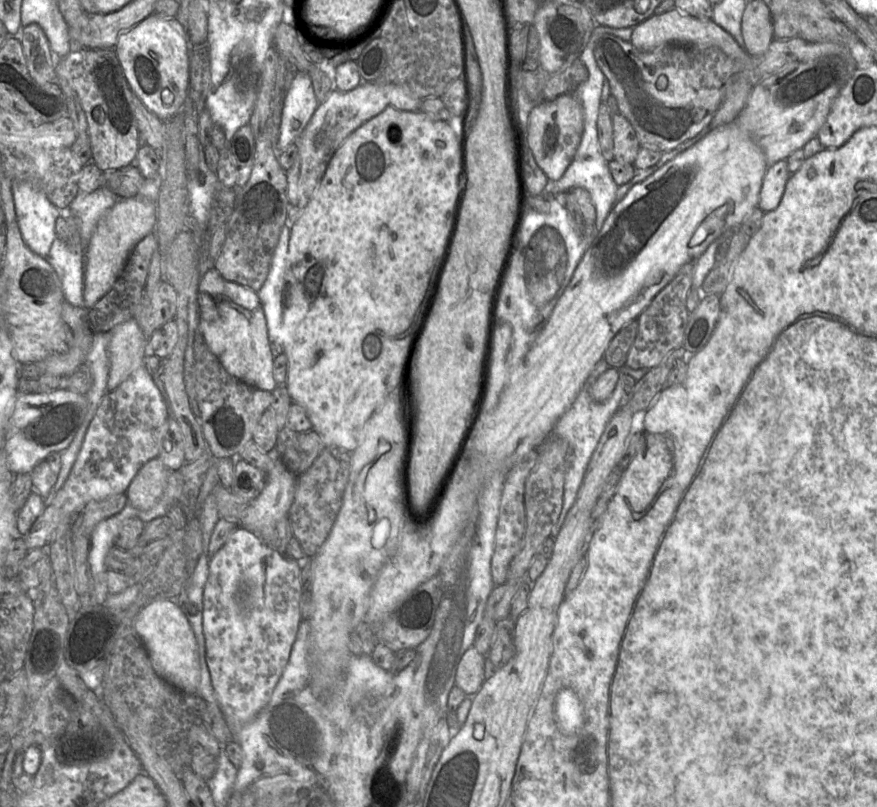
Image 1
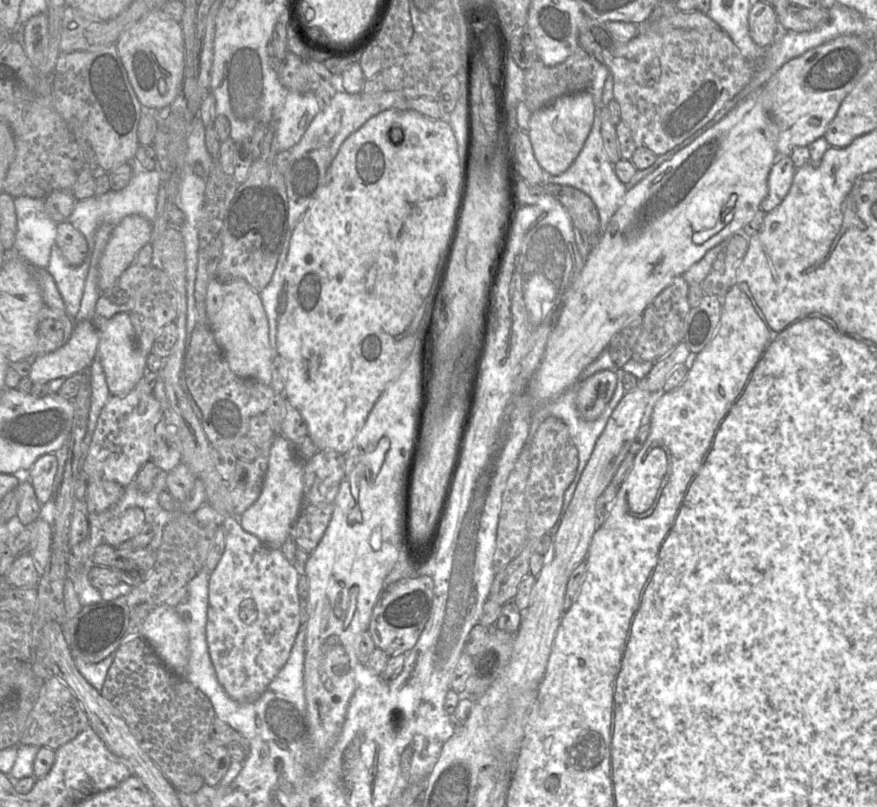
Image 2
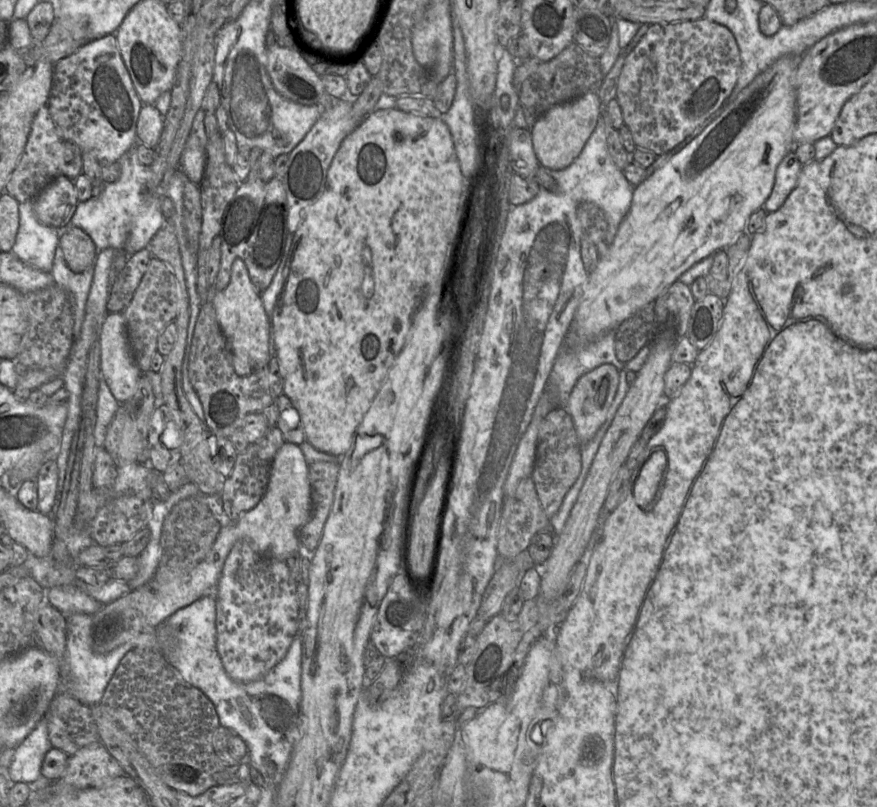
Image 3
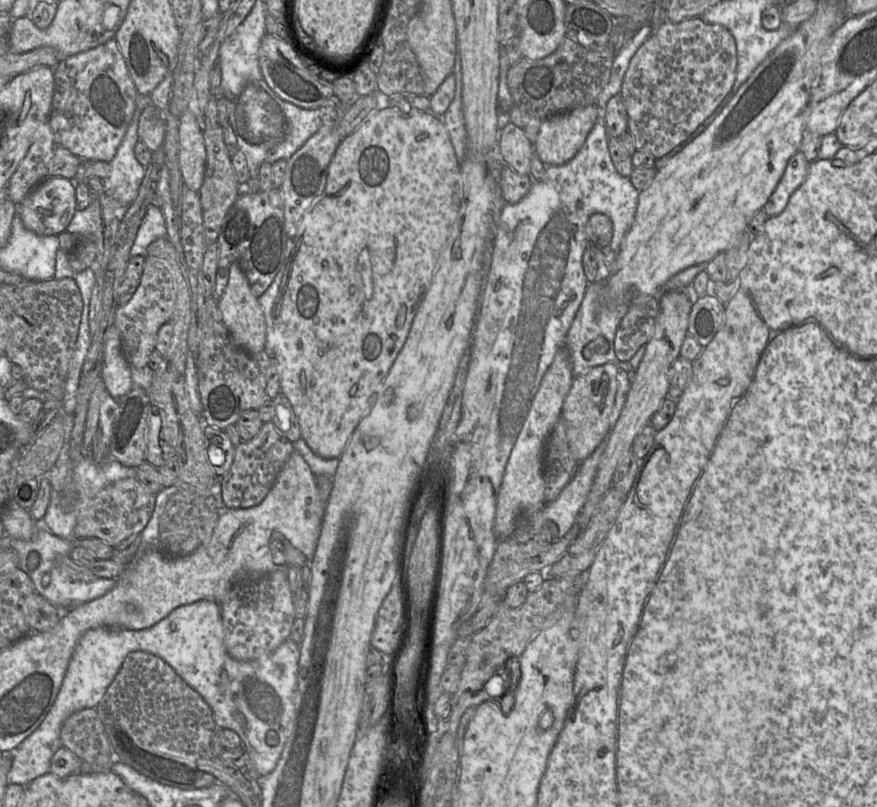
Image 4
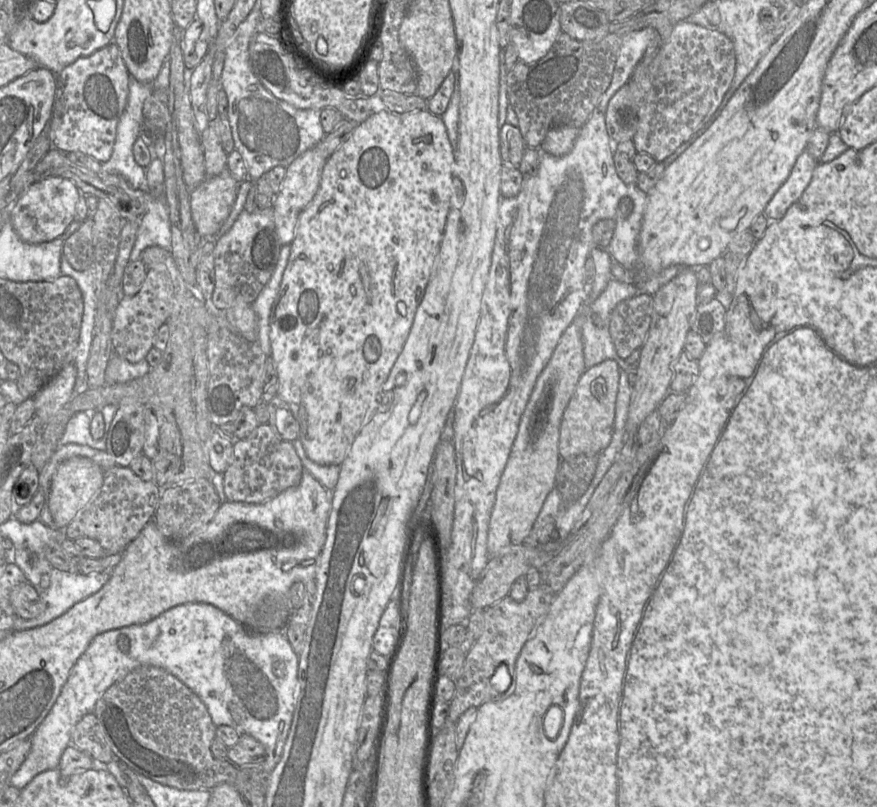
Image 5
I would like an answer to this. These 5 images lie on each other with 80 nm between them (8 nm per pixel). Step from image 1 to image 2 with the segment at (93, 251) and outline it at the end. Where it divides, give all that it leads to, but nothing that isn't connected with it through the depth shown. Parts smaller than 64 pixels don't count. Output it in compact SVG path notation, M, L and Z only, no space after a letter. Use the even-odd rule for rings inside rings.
M137 214L126 216L112 228L99 261L98 287L101 292L113 286L140 248L151 242L152 232L153 222Z

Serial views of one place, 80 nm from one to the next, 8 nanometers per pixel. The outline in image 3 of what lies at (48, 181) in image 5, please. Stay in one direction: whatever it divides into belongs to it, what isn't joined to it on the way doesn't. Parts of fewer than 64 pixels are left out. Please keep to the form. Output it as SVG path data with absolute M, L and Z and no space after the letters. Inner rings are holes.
M64 175L54 179L32 201L37 219L60 231L71 225L79 203L74 180Z

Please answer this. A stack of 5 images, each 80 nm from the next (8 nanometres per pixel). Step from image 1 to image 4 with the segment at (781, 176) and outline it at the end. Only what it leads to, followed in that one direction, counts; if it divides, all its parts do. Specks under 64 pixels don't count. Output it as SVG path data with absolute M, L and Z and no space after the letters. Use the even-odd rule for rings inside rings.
M796 152L788 161L785 171L777 186L763 206L769 217L781 214L792 194L805 181L810 169L810 162L803 153Z

